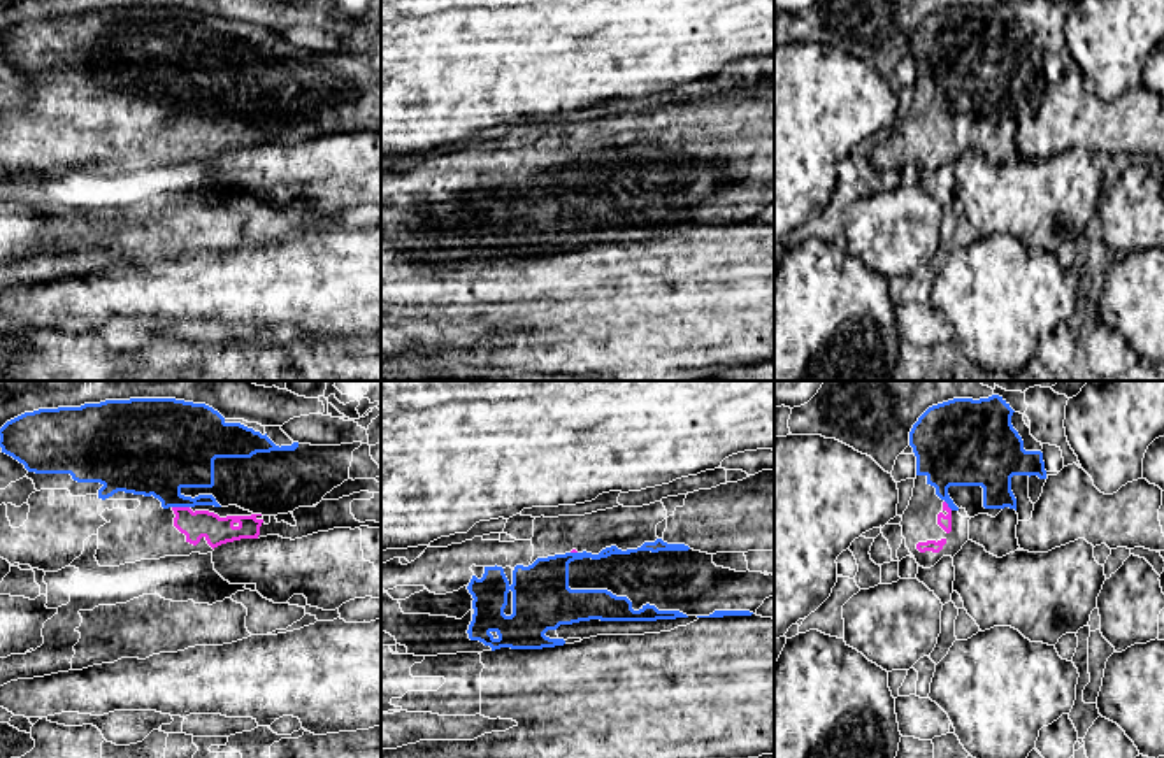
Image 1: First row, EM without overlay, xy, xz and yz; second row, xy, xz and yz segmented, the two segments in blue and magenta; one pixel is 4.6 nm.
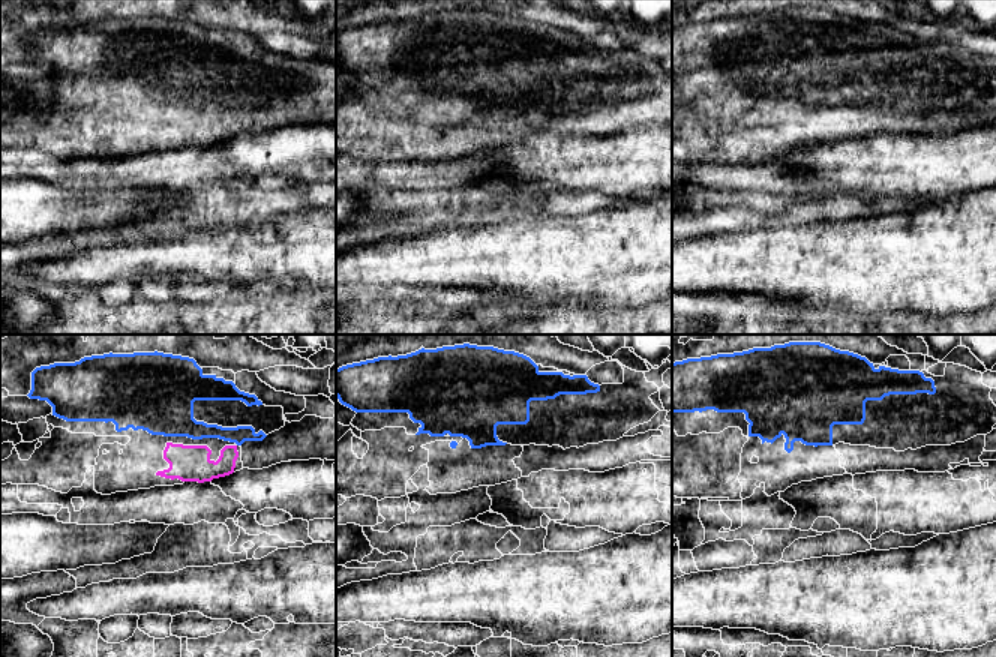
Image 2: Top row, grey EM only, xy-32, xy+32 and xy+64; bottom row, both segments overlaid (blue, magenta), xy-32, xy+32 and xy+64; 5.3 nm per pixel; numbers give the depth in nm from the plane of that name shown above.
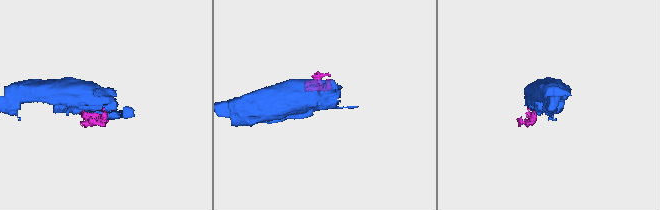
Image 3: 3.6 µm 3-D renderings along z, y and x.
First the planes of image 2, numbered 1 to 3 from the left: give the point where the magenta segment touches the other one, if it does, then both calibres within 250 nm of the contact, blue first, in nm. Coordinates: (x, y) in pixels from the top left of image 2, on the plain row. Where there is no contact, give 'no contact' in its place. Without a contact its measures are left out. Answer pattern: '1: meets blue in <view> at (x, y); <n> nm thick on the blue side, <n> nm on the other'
1: no contact
2: no contact
3: no contact

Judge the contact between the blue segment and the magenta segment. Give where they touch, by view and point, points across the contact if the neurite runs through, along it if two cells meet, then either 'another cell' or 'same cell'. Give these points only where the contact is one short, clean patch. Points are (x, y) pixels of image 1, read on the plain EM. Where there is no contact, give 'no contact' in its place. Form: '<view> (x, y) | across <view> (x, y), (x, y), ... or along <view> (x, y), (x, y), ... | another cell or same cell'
xy (181, 113) | same cell

